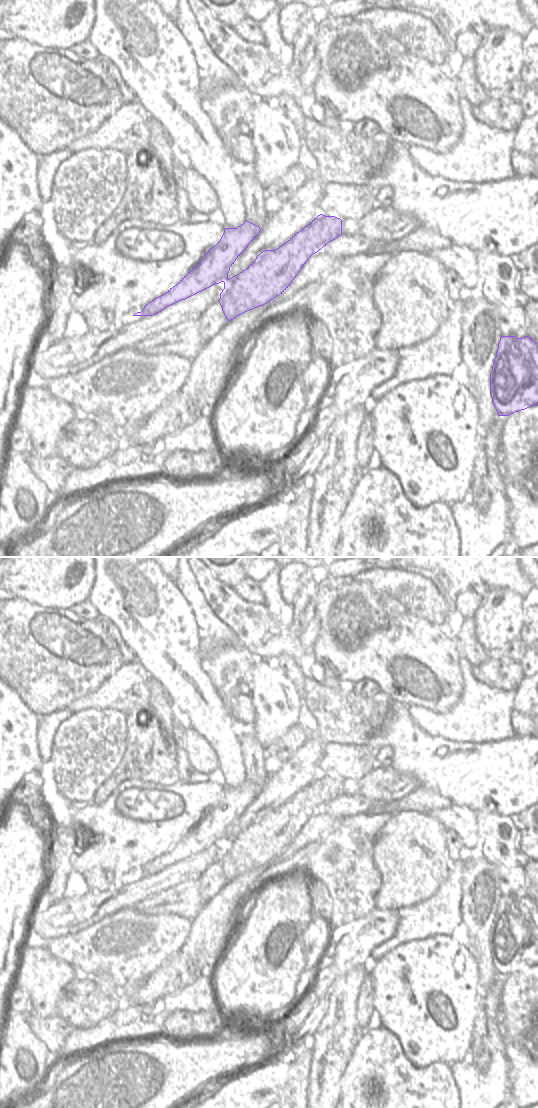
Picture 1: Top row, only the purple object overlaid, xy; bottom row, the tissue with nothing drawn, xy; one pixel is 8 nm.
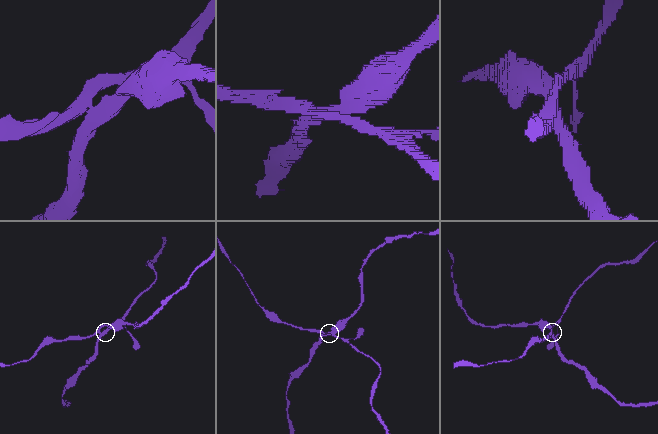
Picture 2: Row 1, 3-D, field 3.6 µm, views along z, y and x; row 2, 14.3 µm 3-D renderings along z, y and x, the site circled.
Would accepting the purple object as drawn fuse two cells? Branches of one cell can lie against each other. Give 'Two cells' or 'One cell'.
Two cells

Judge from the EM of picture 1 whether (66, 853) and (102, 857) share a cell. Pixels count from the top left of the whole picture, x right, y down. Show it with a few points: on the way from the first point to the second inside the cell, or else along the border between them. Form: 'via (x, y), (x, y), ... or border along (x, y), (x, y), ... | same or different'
border along (75, 831), (75, 858), (72, 863), (72, 870) | different

